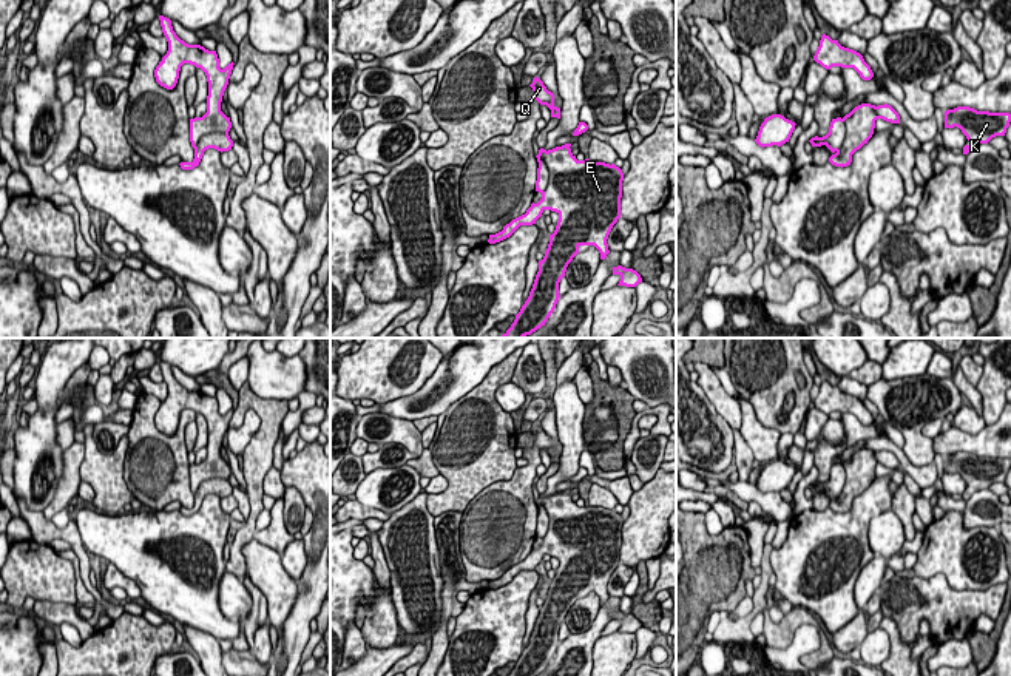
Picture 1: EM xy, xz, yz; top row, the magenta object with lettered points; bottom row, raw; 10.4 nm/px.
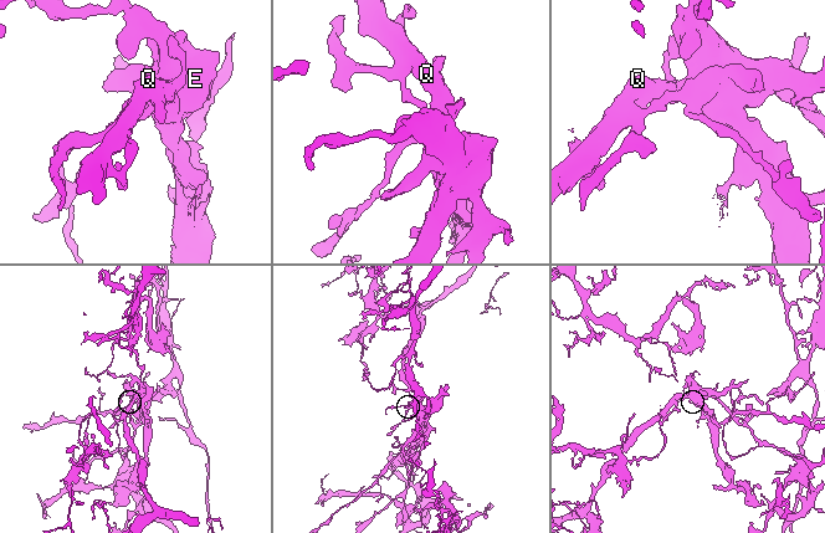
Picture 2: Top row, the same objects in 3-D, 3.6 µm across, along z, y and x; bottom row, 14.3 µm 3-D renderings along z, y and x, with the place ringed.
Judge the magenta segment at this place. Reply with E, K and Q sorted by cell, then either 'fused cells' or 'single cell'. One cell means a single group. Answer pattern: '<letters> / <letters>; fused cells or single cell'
E K / Q; fused cells

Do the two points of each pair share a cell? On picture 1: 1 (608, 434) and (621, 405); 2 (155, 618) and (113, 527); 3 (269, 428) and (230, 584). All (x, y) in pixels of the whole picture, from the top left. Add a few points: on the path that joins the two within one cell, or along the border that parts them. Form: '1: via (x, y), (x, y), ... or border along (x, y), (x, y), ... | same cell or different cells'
1: via (608, 426), (613, 412) | same cell
2: border along (152, 607), (161, 615) | different cells
3: border along (226, 570), (241, 582) | different cells

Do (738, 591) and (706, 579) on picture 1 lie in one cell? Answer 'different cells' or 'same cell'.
same cell

